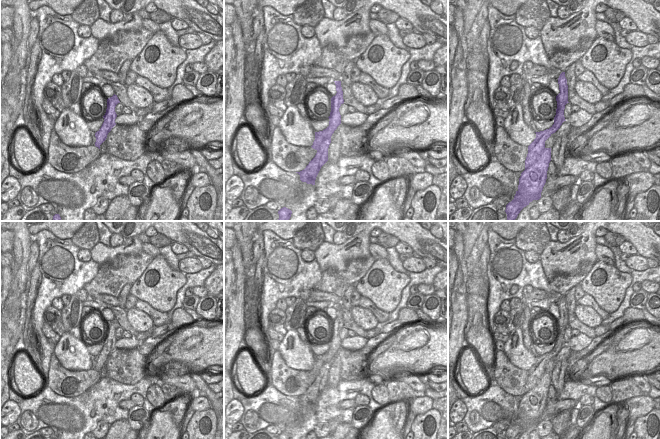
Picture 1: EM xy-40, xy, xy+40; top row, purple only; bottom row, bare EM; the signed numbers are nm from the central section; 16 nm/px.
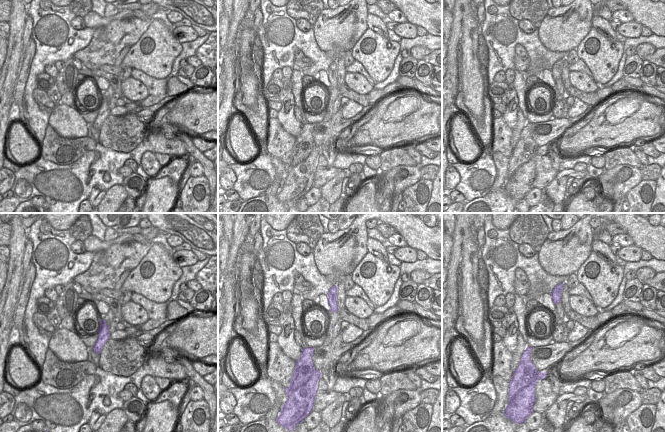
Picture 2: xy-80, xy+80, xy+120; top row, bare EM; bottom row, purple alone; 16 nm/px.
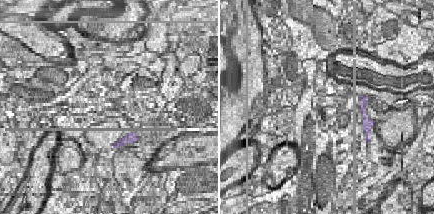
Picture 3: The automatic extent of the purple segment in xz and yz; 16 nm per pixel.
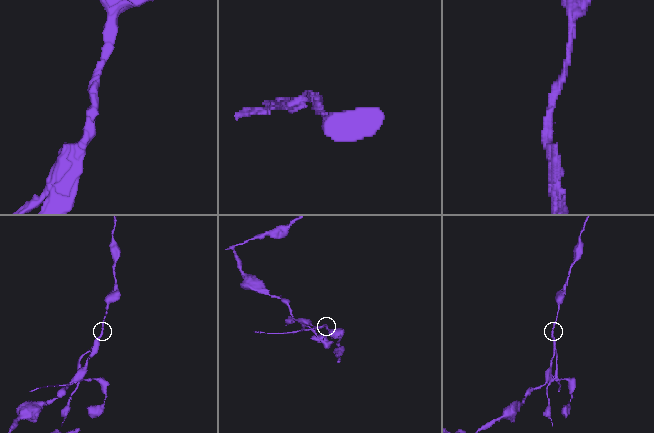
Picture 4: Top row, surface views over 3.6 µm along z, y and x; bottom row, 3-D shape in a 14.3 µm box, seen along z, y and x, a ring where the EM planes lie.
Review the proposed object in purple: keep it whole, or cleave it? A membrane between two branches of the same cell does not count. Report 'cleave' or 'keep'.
cleave

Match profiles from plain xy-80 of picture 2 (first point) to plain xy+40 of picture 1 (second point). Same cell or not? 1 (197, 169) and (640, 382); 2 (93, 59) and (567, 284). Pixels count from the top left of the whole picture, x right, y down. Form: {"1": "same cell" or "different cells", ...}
{"1": "different cells", "2": "same cell"}

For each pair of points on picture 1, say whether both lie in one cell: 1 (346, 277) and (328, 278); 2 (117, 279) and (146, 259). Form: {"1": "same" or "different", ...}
{"1": "same", "2": "same"}

